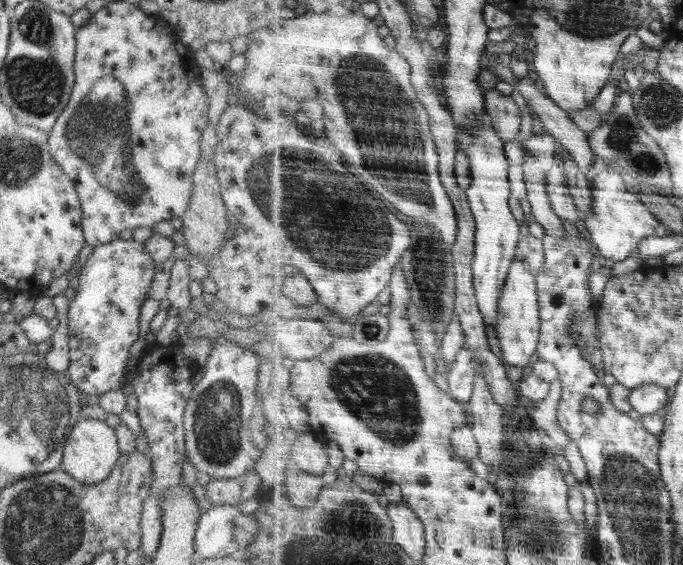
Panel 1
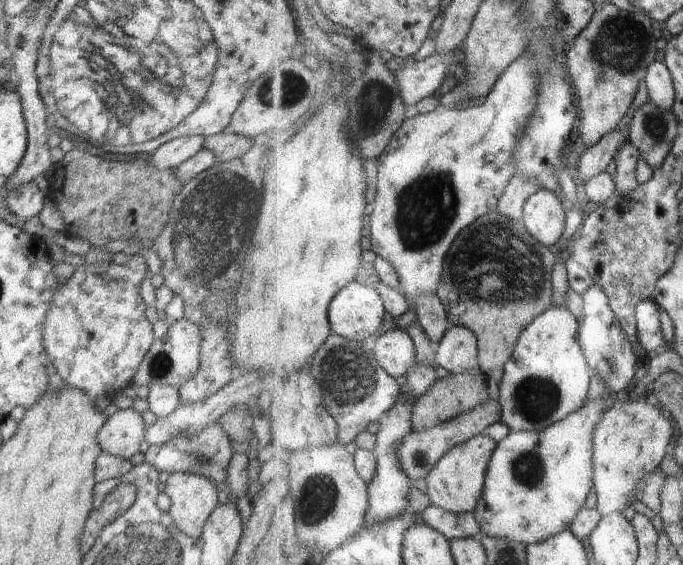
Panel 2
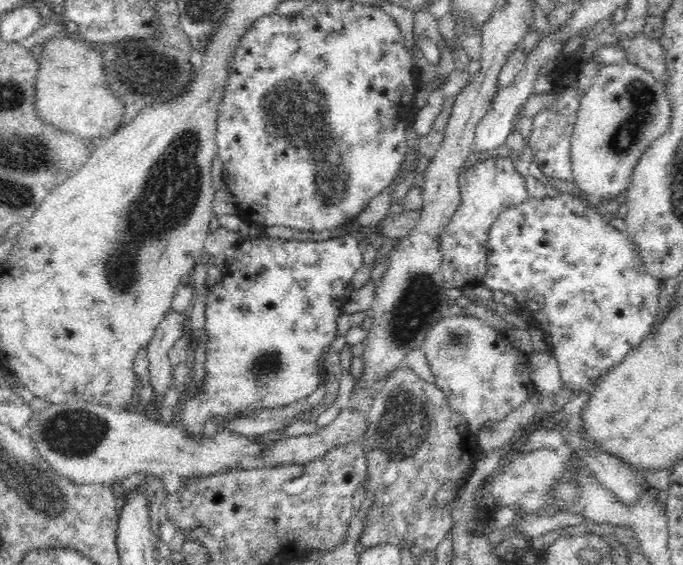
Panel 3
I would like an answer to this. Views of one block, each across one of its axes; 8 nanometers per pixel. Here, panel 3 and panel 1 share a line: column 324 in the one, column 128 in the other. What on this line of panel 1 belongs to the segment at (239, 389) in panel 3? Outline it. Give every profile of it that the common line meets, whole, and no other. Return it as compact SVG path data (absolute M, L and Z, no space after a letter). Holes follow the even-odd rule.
M117 239L94 247L92 254L81 268L80 284L74 300L68 306L68 340L70 362L66 374L69 382L80 392L86 392L94 400L101 394L121 390L126 384L127 364L130 361L130 346L140 334L140 313L149 298L148 290L155 278L155 262L146 251L144 244L133 240Z

